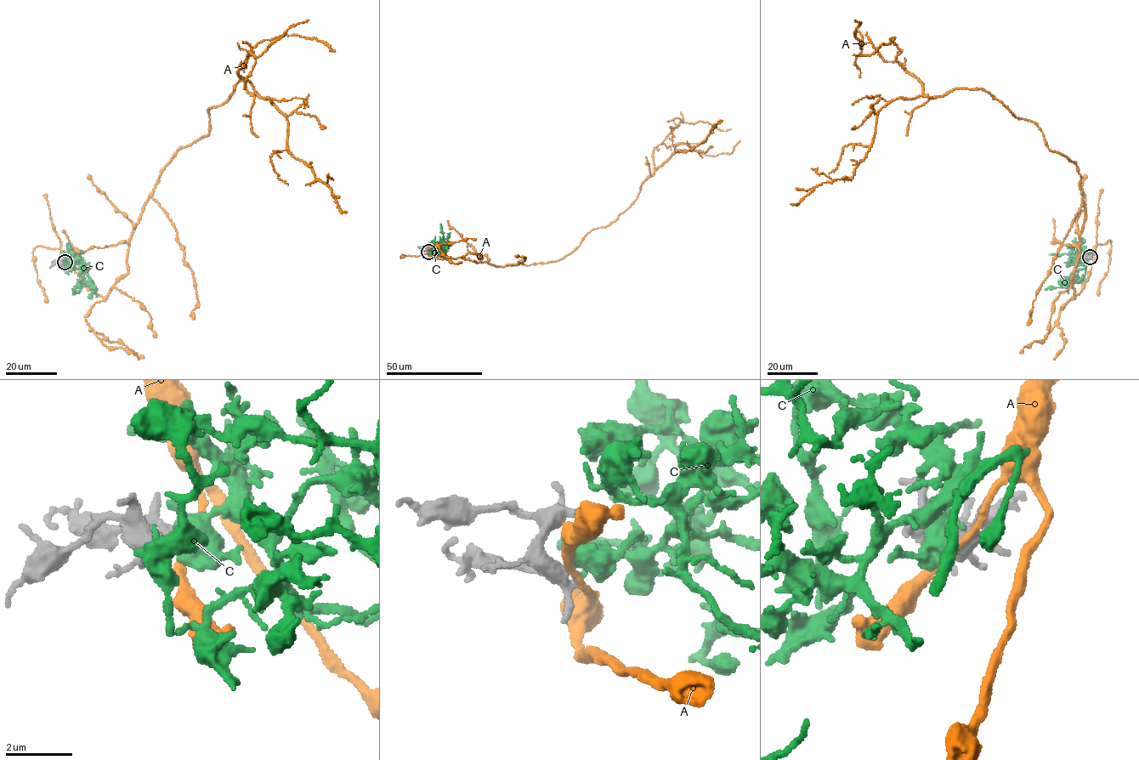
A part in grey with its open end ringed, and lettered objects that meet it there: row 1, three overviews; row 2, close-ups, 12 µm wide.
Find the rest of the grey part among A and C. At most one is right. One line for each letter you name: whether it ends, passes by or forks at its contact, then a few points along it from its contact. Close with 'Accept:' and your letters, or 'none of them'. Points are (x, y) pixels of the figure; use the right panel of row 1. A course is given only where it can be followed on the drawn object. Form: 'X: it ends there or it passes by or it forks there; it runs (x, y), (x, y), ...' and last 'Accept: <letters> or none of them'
C: it passes by; it runs (1089, 257), (1082, 259), (1085, 265), (1084, 276), (1075, 282), (1045, 290)
Accept: C

